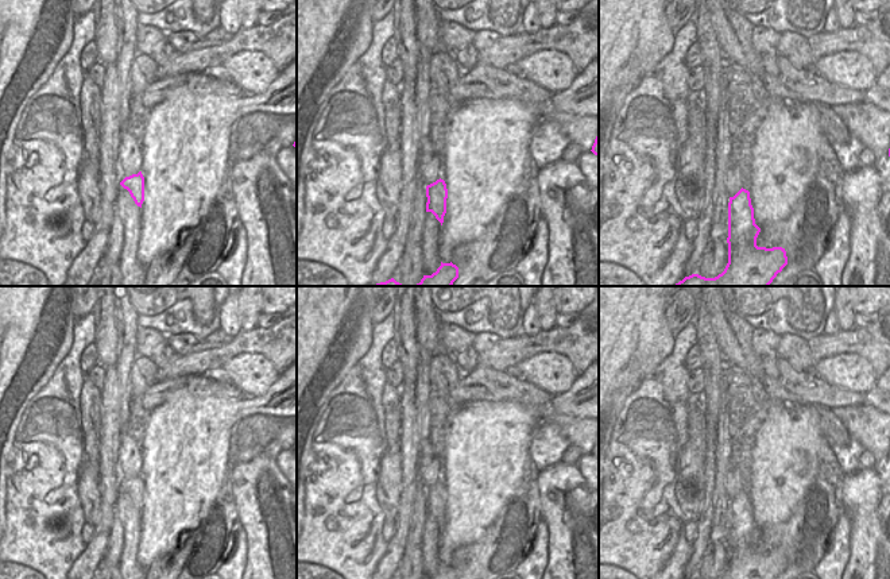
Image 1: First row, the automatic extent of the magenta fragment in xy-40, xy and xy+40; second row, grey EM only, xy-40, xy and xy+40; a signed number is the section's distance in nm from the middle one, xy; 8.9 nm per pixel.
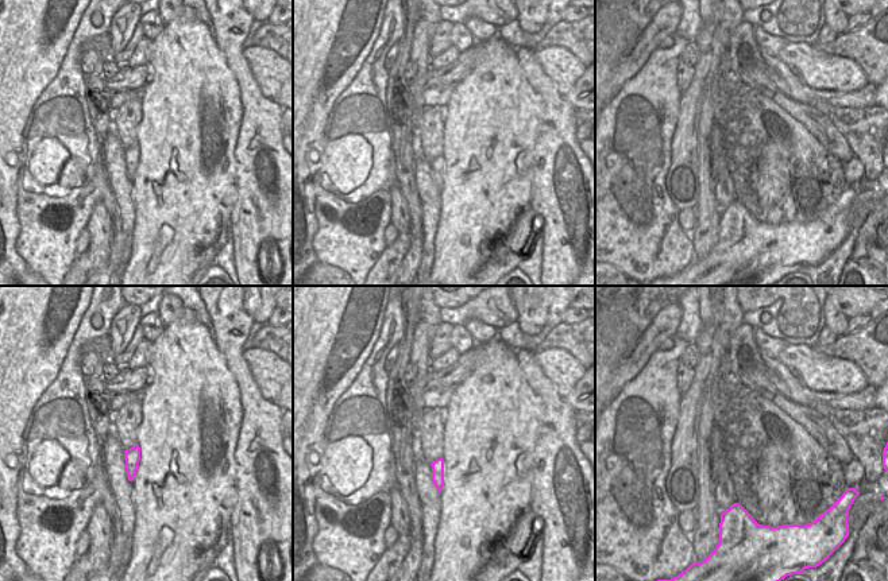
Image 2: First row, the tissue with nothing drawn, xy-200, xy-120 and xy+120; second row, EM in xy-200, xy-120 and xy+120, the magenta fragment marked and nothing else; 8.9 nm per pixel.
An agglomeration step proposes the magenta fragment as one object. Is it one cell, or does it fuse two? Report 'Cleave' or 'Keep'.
Keep

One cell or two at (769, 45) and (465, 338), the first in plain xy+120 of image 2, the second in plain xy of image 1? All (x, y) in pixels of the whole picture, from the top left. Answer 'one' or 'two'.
one

